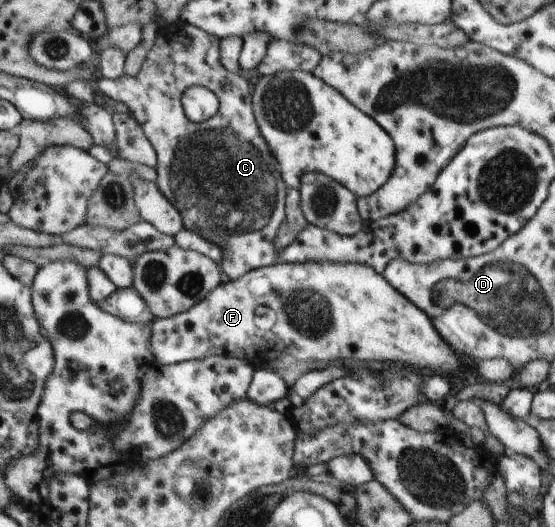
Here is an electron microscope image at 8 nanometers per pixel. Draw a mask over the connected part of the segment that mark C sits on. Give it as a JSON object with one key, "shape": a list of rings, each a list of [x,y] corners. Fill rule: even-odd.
{"shape":[[[179,19],[177,22],[165,24],[163,27],[158,28],[155,43],[148,51],[146,59],[144,59],[137,75],[130,76],[126,74],[124,77],[120,77],[120,79],[101,77],[98,83],[98,89],[117,102],[126,103],[130,110],[129,113],[138,121],[138,125],[142,125],[144,135],[148,137],[148,141],[152,143],[152,147],[154,147],[154,151],[157,153],[157,164],[155,167],[157,180],[155,183],[159,185],[159,189],[163,195],[182,213],[184,228],[201,235],[208,241],[212,241],[212,243],[215,243],[222,249],[220,267],[223,267],[224,275],[228,275],[230,280],[236,280],[242,278],[249,271],[259,270],[262,267],[271,266],[274,263],[282,261],[279,249],[275,246],[274,237],[276,237],[276,233],[279,231],[280,224],[284,222],[284,202],[288,187],[284,183],[282,173],[279,171],[278,160],[275,158],[275,154],[271,151],[270,145],[267,143],[267,139],[259,127],[255,109],[250,105],[250,89],[248,89],[248,83],[246,83],[246,79],[240,77],[240,72],[228,73],[224,69],[222,59],[220,58],[221,44],[222,41],[218,36],[210,35],[203,29],[189,24],[187,20]],[[194,86],[202,86],[213,91],[219,99],[218,113],[202,123],[189,120],[182,103],[183,95]]]}

